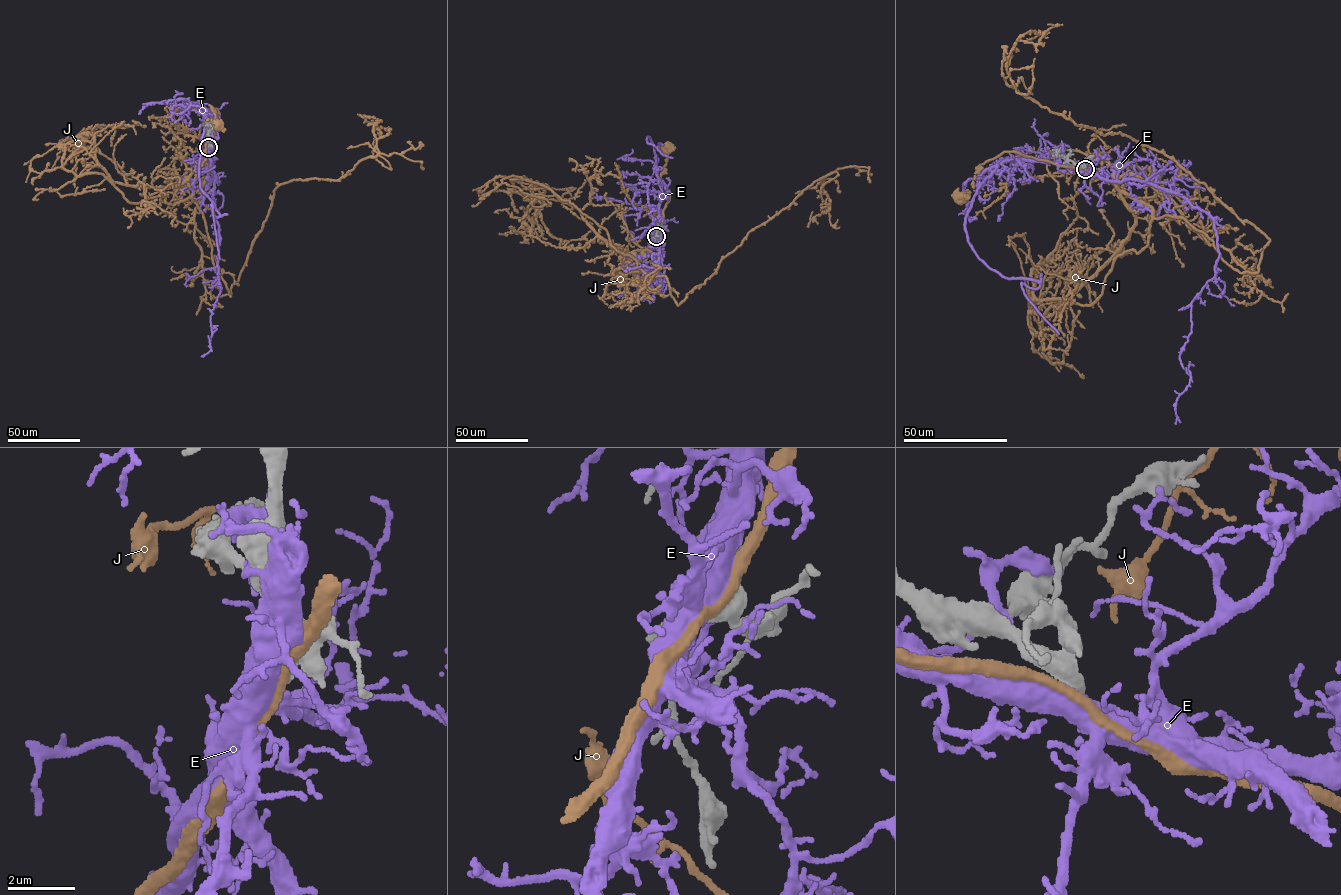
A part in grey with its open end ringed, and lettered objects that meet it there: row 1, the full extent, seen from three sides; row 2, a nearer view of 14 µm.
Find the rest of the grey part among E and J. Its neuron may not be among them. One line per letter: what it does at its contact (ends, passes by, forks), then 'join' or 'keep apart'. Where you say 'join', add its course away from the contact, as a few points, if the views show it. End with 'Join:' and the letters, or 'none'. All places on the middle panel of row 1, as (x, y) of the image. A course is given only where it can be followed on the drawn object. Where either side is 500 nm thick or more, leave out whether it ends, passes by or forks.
E: keep apart
J: keep apart
Join: none

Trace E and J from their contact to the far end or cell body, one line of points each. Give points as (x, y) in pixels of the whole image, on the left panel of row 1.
E: (208, 146), (216, 177), (212, 215), (220, 237), (217, 265), (220, 293), (211, 311), (210, 350), (201, 356)
J: (208, 146), (219, 115), (217, 108), (209, 105), (218, 124)

